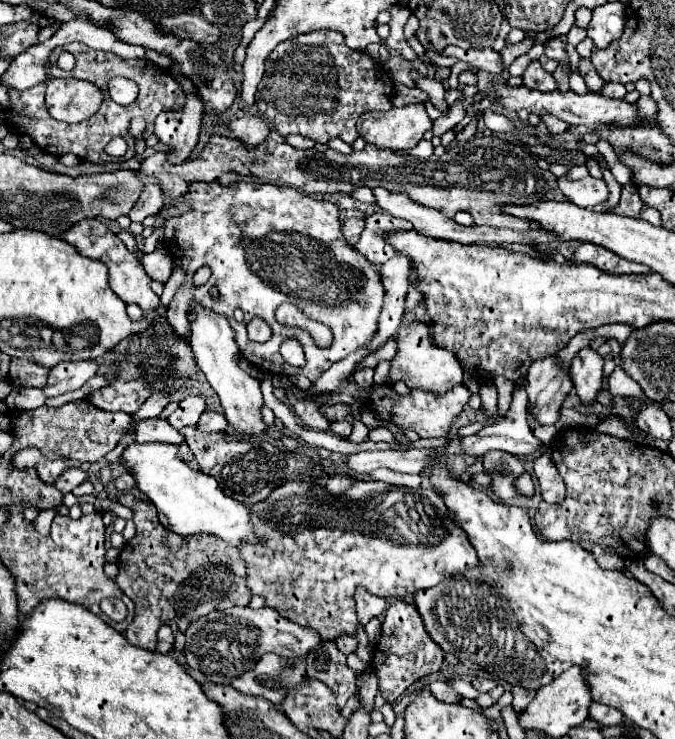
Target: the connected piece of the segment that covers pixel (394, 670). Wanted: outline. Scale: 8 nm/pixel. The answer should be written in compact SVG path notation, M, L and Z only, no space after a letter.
M403 600L393 602L383 618L381 626L381 638L377 642L377 648L373 650L371 668L379 680L379 692L385 702L393 704L397 698L419 678L433 674L443 664L443 650L429 638L429 634L423 630L423 622L419 620L419 612L413 604L405 604Z

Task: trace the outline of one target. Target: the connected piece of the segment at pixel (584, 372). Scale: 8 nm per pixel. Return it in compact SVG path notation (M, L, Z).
M581 348L575 358L571 360L569 374L575 384L575 390L579 394L581 404L593 404L597 398L597 392L603 386L603 356L591 348Z

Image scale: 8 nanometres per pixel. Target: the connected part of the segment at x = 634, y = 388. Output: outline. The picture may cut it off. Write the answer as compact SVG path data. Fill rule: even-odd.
M621 365L616 366L615 370L608 378L608 389L614 396L642 397L642 401L646 404L654 404L652 400L649 400L645 396L637 382L625 374Z

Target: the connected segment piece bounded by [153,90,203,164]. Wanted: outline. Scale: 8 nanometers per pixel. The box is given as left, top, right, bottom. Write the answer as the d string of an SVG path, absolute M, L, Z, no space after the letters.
M185 90L185 106L183 110L177 112L167 112L159 114L155 118L155 130L153 134L159 138L161 144L167 146L167 162L169 164L179 164L185 162L191 154L191 150L197 144L199 128L201 128L201 118L203 118L203 106L191 98Z

